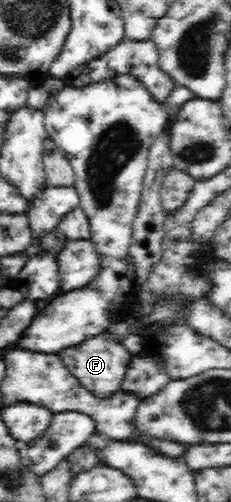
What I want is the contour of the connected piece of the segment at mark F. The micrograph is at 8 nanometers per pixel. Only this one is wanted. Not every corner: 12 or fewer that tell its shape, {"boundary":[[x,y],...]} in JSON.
{"boundary":[[114,332],[59,355],[99,399],[122,391],[127,349]]}

